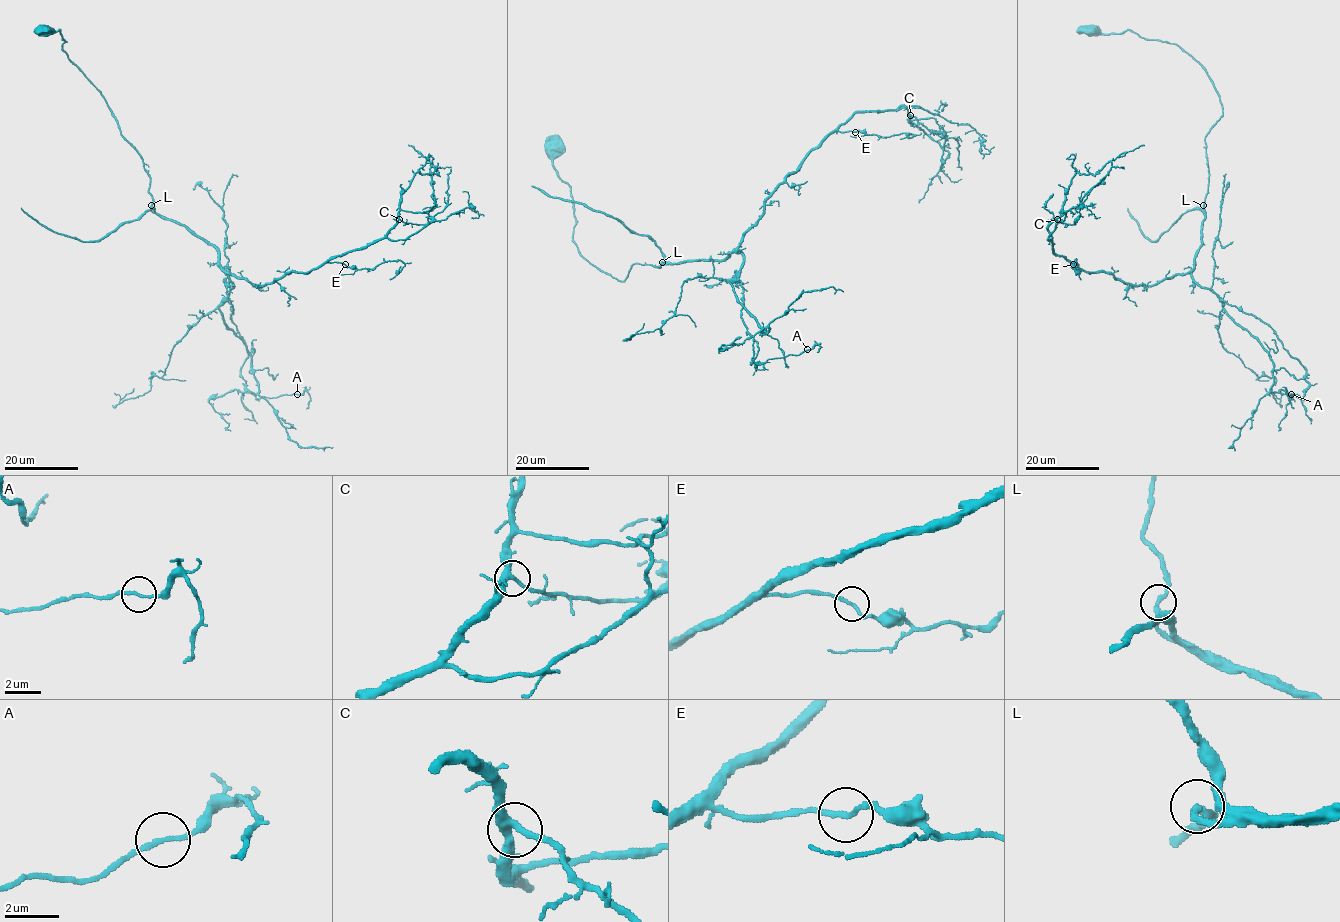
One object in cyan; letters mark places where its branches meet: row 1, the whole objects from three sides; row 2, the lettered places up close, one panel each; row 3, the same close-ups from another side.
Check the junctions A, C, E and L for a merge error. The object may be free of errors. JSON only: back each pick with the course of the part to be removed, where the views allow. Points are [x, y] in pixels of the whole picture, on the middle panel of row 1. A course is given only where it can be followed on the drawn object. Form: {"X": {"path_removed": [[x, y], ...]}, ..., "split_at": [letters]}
{"split_at": []}

